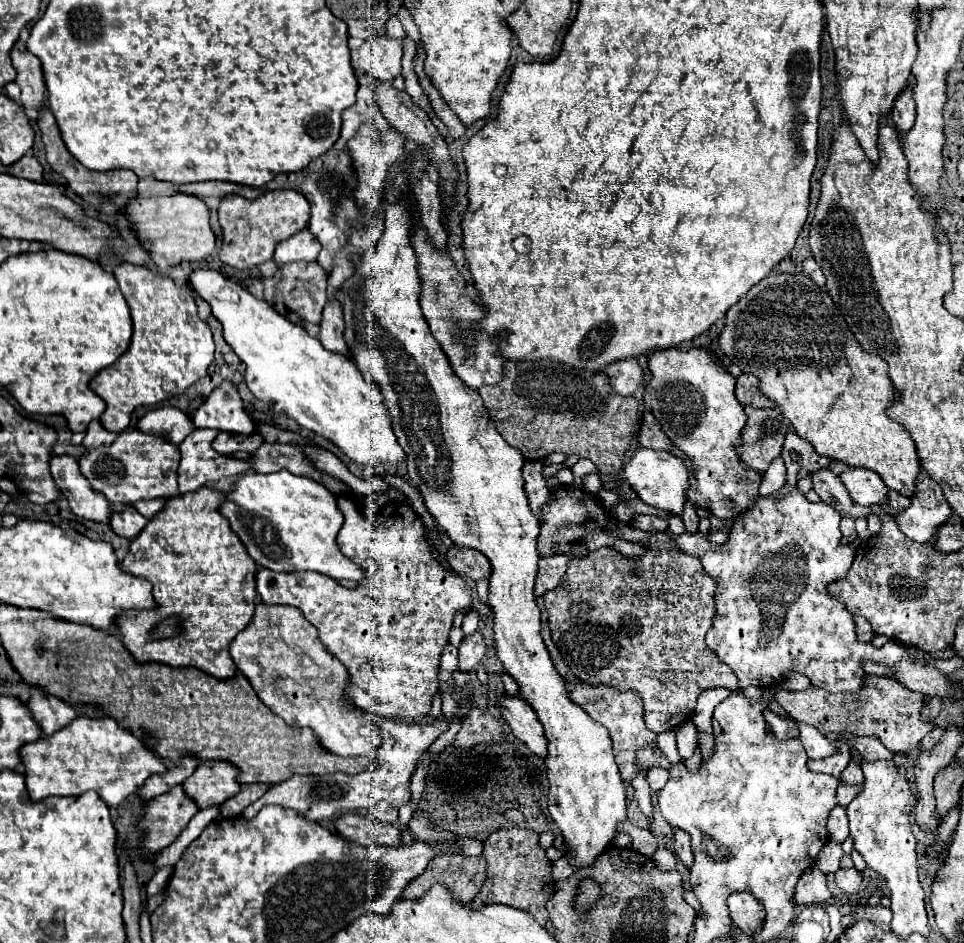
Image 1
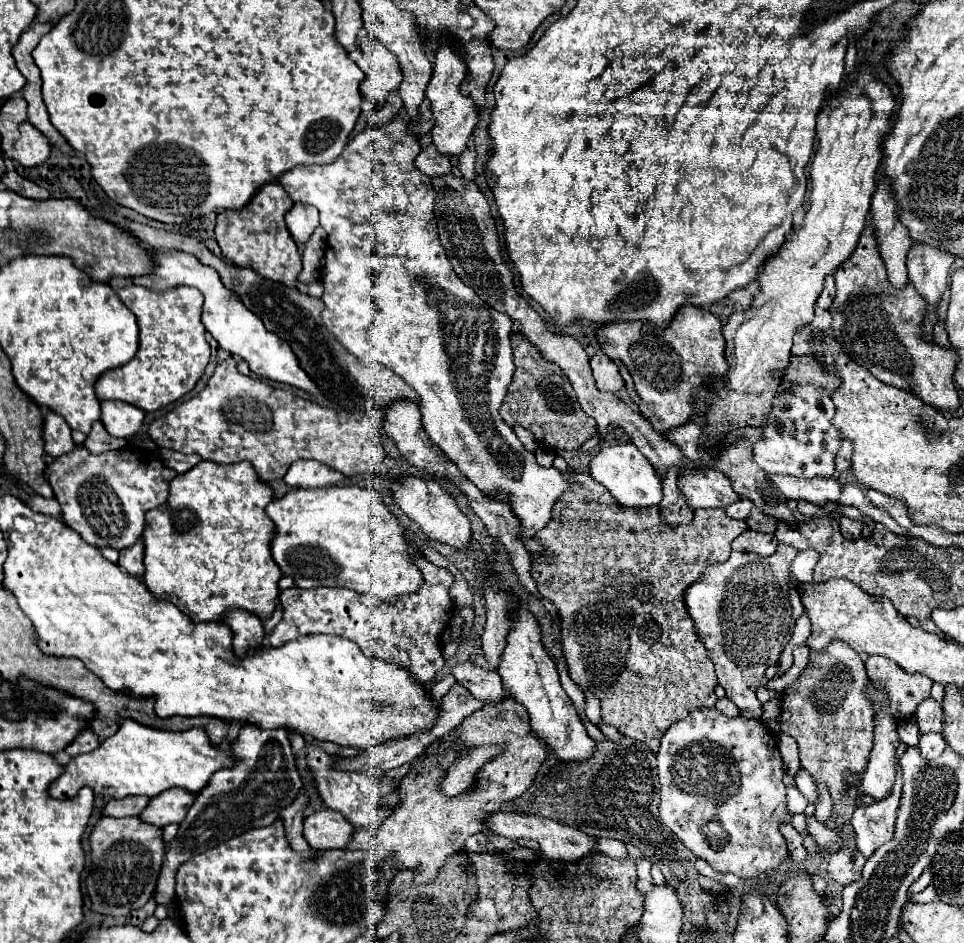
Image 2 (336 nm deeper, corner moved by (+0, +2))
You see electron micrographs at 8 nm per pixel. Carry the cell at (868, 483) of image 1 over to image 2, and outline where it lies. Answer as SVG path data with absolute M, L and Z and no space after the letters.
M772 474L768 476L768 482L774 484L788 500L806 500L818 506L824 506L826 502L836 502L836 498L840 496L840 488L842 488L832 478L804 480L804 478Z

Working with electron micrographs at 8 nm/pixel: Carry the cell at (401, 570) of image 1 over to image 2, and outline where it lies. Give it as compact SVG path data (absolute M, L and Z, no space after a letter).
M416 558L424 584L416 594L400 596L396 604L380 602L368 594L356 594L348 588L288 588L280 594L284 608L282 620L274 626L268 642L282 646L298 636L308 634L334 634L356 642L366 656L380 658L398 666L410 668L420 684L428 684L444 666L440 650L440 634L446 630L452 618L452 600L448 596L452 574L446 568L438 568L426 558Z

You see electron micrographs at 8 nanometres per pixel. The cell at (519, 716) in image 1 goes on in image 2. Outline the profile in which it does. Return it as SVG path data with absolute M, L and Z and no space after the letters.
M458 662L452 668L452 676L478 700L498 702L500 698L504 698L504 688L498 672L482 670L472 662Z

